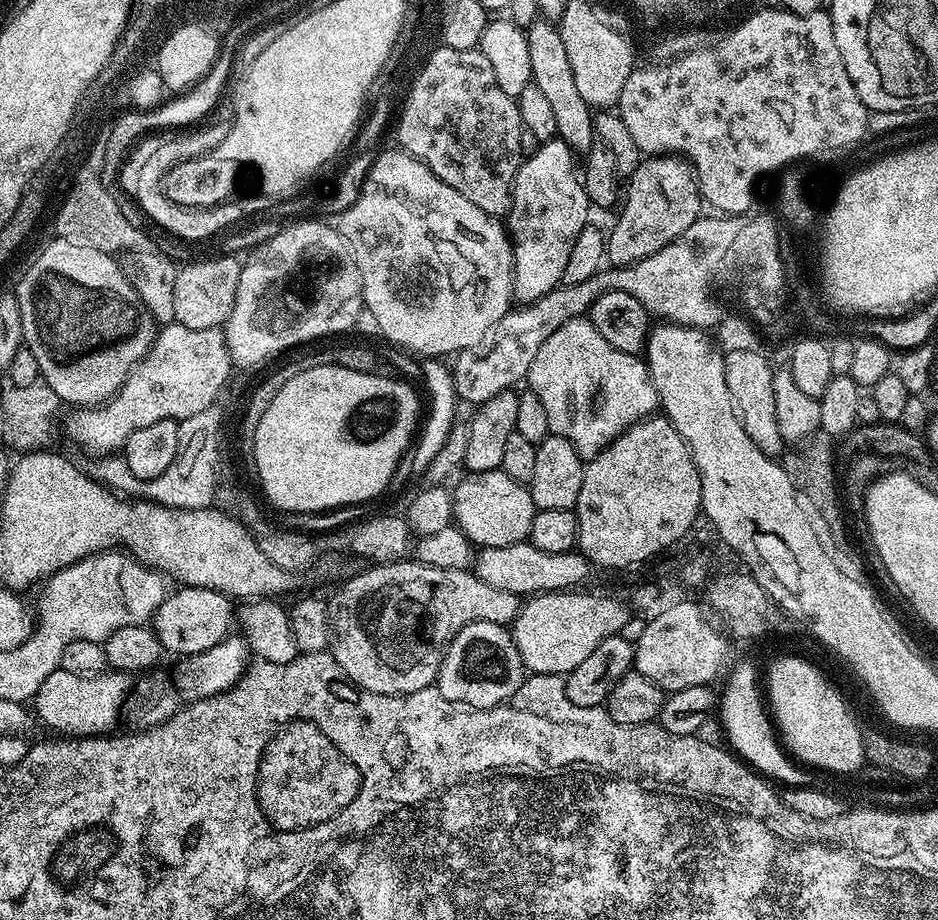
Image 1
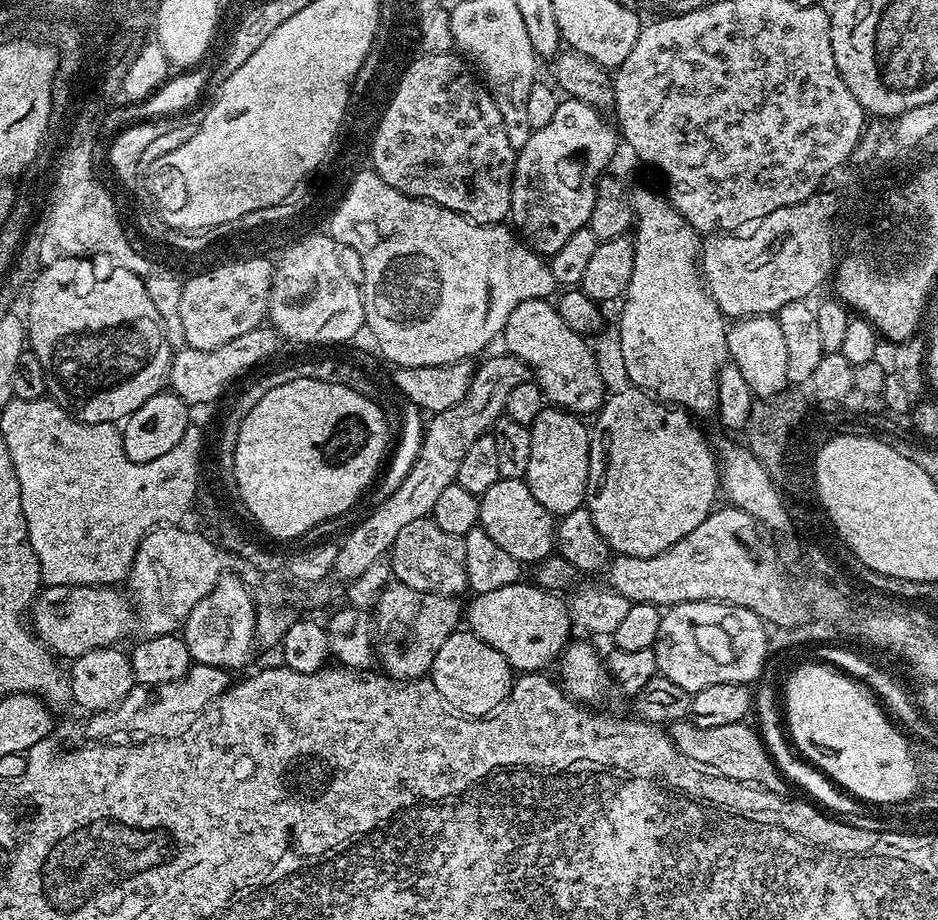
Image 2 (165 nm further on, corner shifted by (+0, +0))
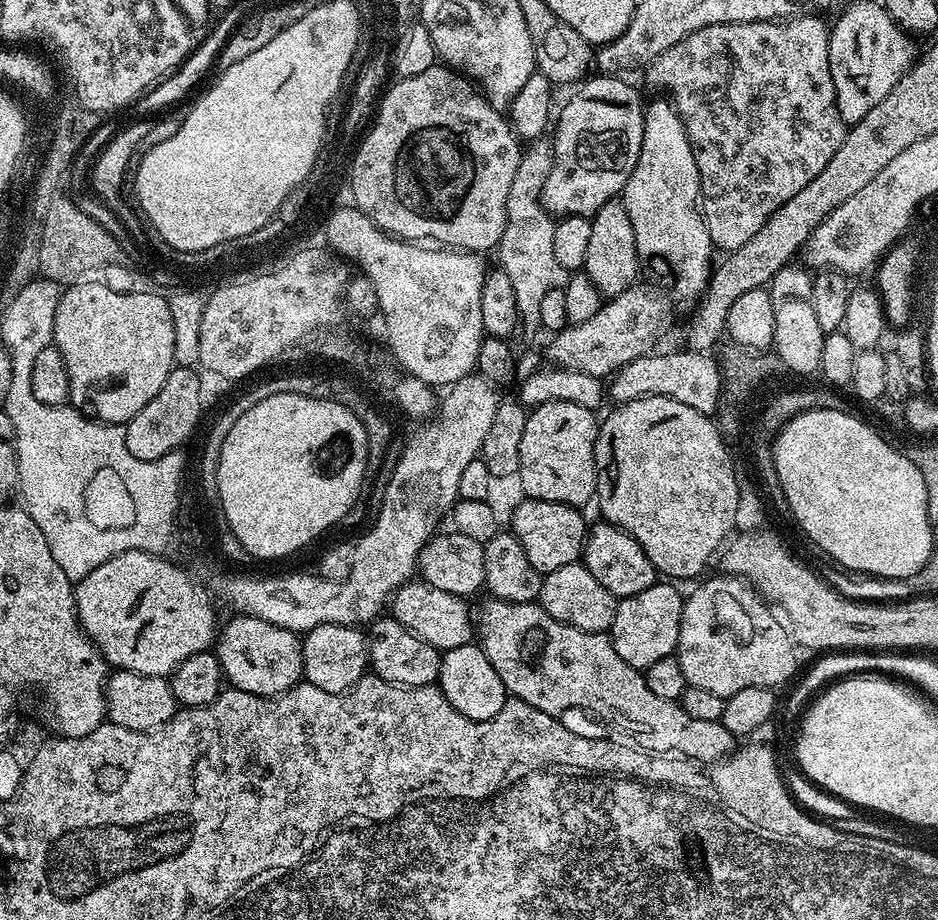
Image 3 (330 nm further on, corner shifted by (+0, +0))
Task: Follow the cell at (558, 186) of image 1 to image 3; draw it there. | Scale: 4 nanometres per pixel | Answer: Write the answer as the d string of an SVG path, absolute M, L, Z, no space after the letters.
M596 74L596 77L585 79L583 83L575 89L576 96L572 96L564 104L564 109L559 109L558 119L554 124L554 132L556 128L556 136L551 137L552 142L552 165L550 166L550 178L546 178L546 186L542 186L542 198L540 201L544 204L547 212L552 213L553 217L562 216L587 216L592 217L602 206L606 206L606 202L617 199L623 193L626 182L630 178L630 174L634 170L634 166L638 162L638 154L642 150L642 134L644 133L644 110L645 105L640 104L640 96L636 93L636 88L632 84L627 84L627 79L621 78L616 74Z

